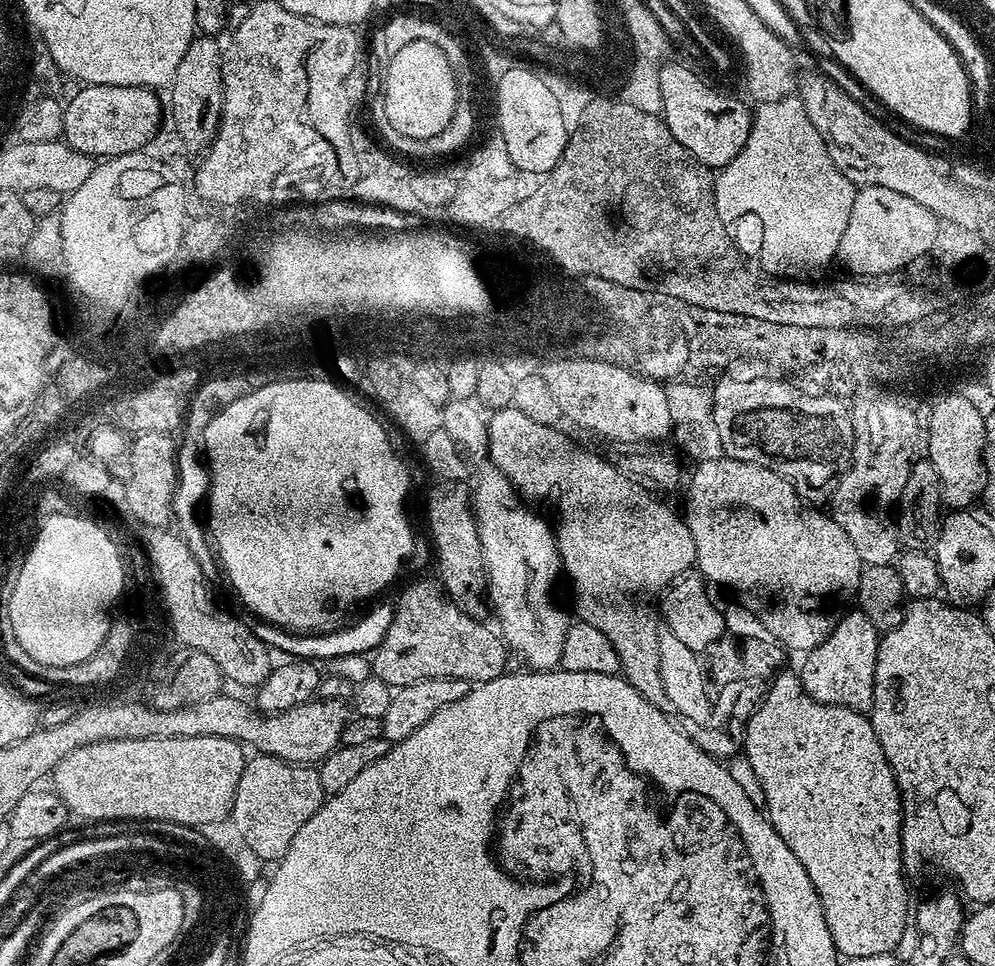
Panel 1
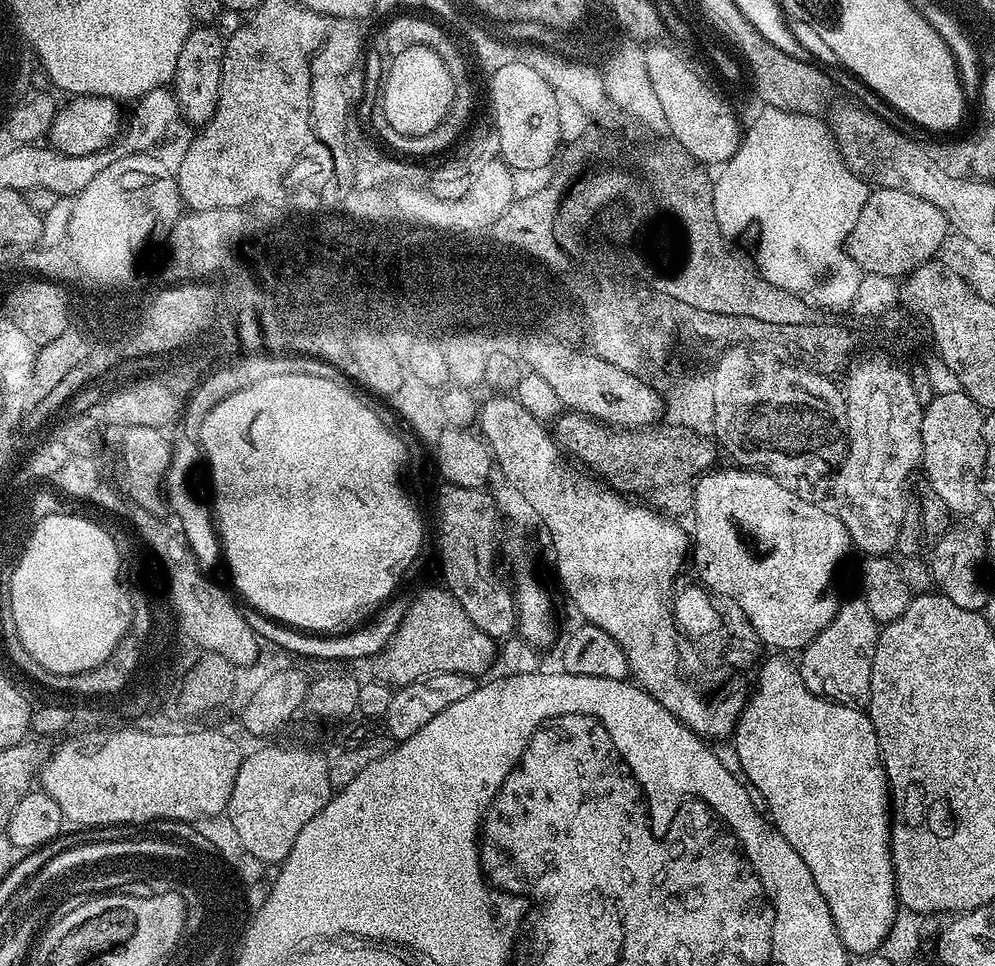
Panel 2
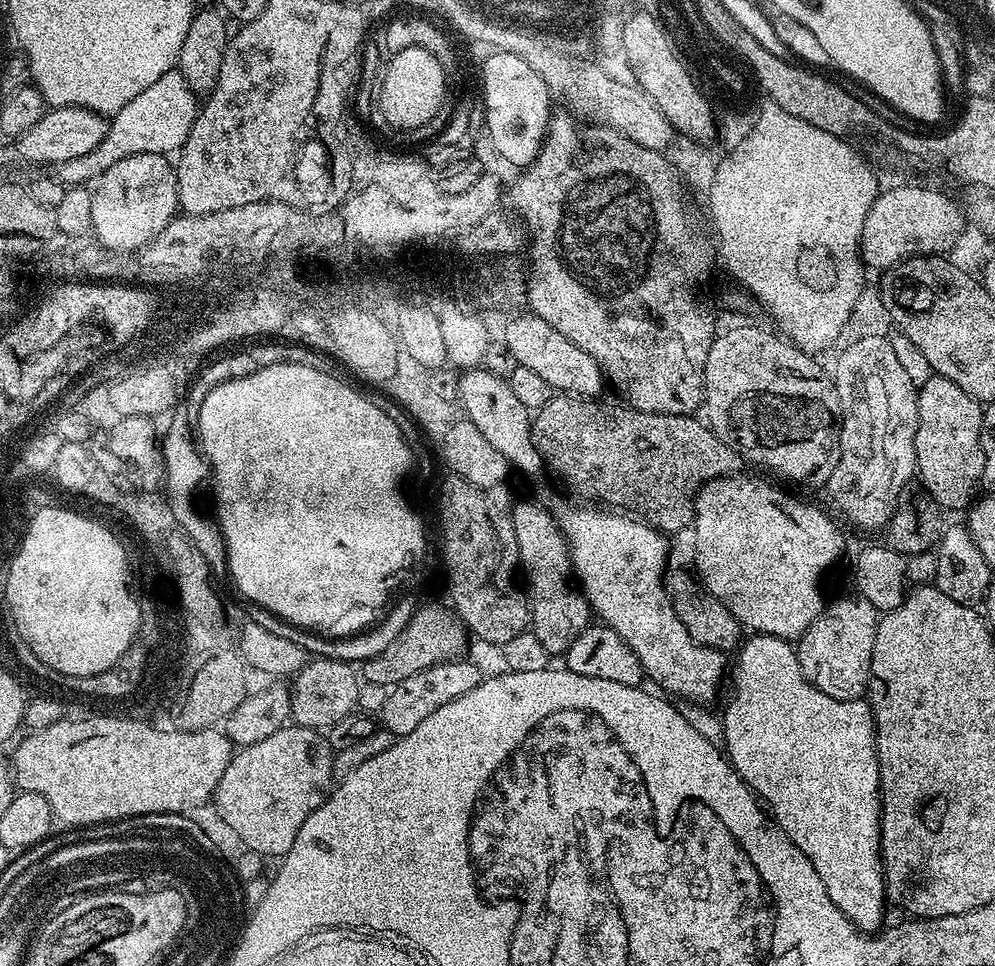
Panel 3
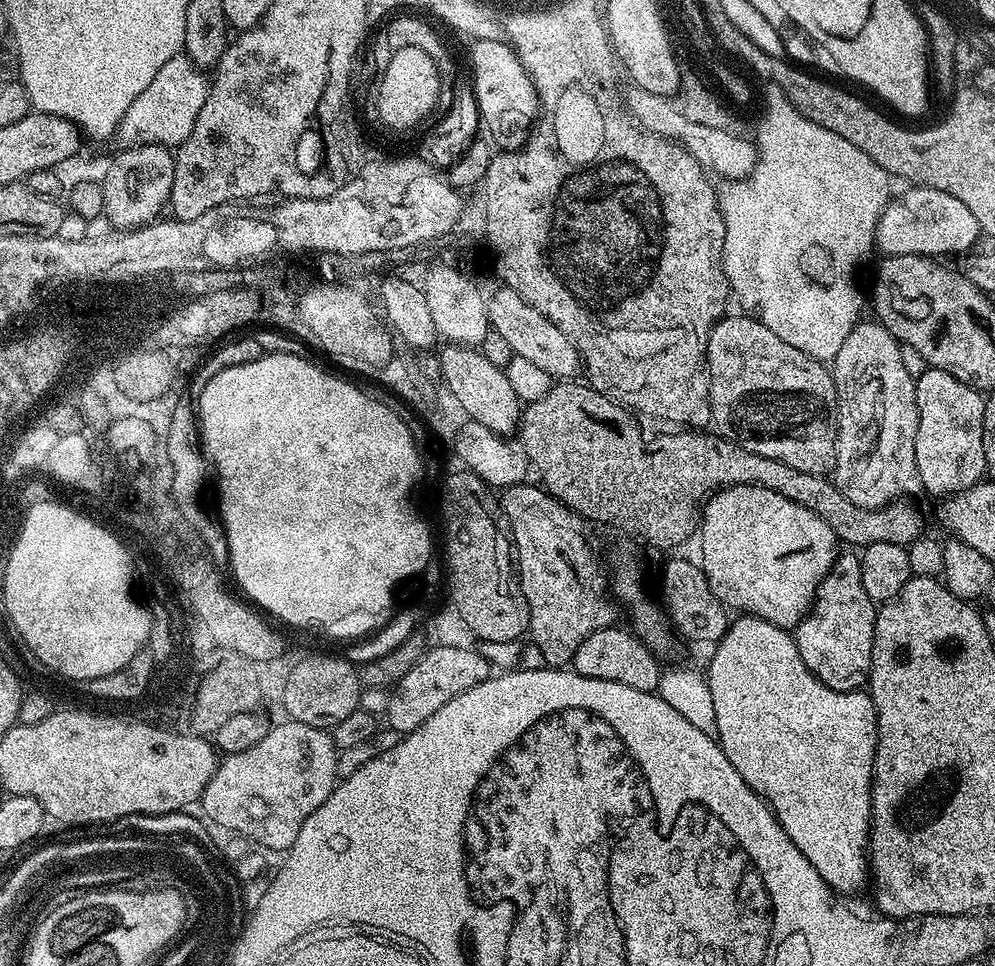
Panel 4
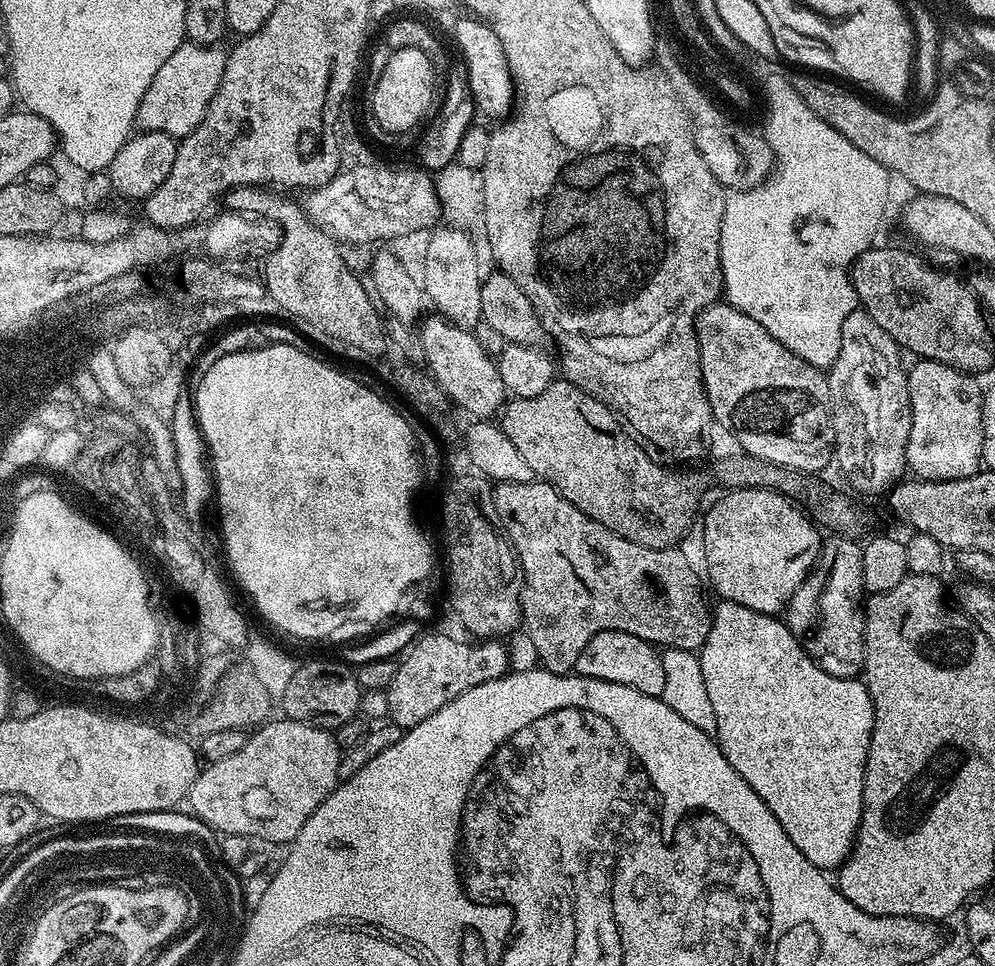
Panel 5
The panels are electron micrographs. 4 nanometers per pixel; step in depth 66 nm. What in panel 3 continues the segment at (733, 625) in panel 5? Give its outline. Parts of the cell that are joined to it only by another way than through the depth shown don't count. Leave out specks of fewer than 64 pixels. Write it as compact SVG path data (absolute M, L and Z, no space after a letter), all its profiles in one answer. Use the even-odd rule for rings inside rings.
M752 634L749 635L749 637L749 640L747 637L747 639L739 645L738 651L735 653L735 656L737 656L736 658L734 656L734 663L730 668L730 680L732 676L732 697L729 698L728 705L724 708L724 714L722 713L724 727L723 749L726 751L729 762L732 763L732 769L744 779L744 783L756 793L761 801L763 801L767 811L770 813L771 819L775 820L777 826L788 835L790 842L794 842L794 846L798 846L798 850L802 850L802 854L806 854L806 858L810 858L814 870L818 870L818 878L822 878L822 886L826 886L826 894L830 894L830 902L834 902L834 906L838 906L838 910L842 910L842 914L846 914L846 918L850 918L850 922L853 926L860 929L860 931L869 934L875 933L877 929L885 923L883 920L884 908L886 909L886 897L884 895L884 867L880 861L880 771L878 770L878 754L876 753L876 723L872 721L871 703L864 698L858 700L839 700L838 698L830 698L830 694L822 694L822 690L815 688L802 674L802 666L798 666L796 649L789 641L778 638L777 636L761 636L759 634Z

